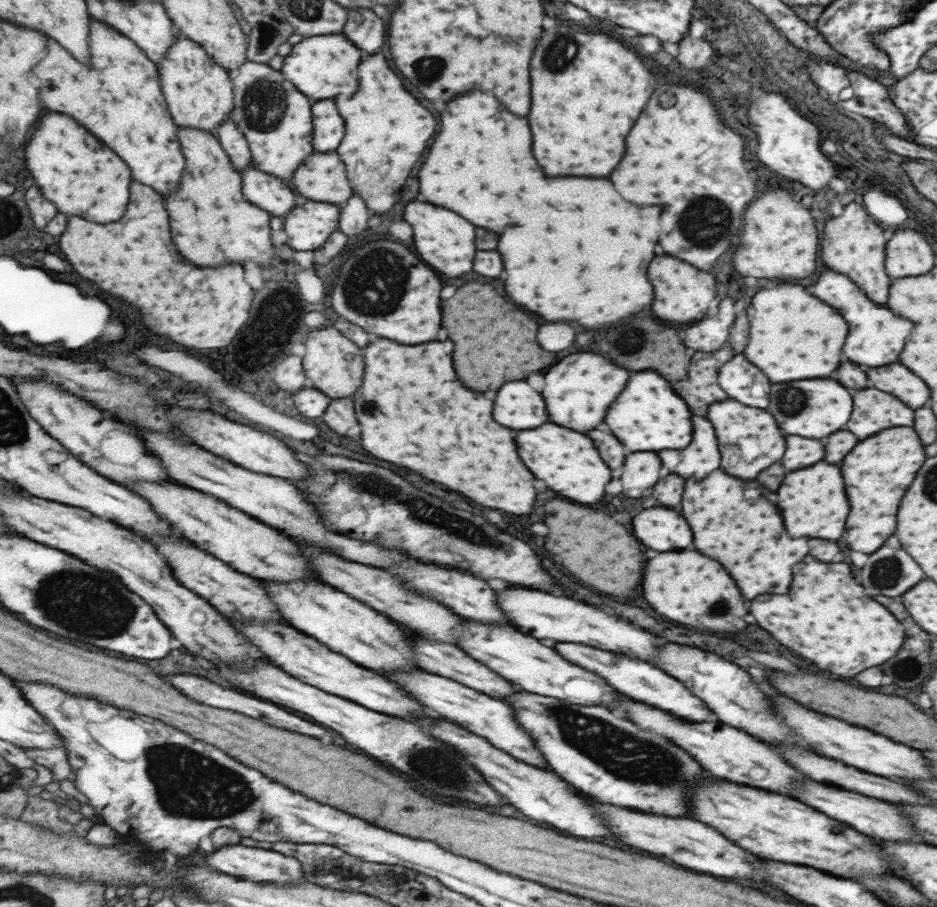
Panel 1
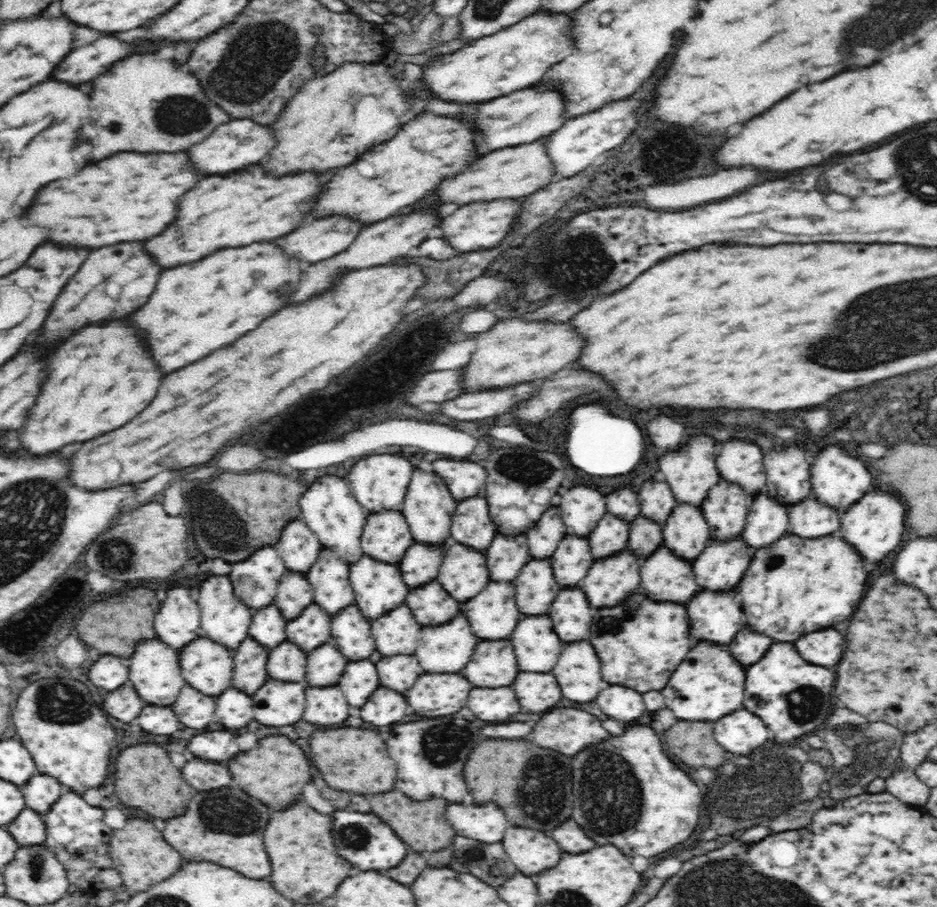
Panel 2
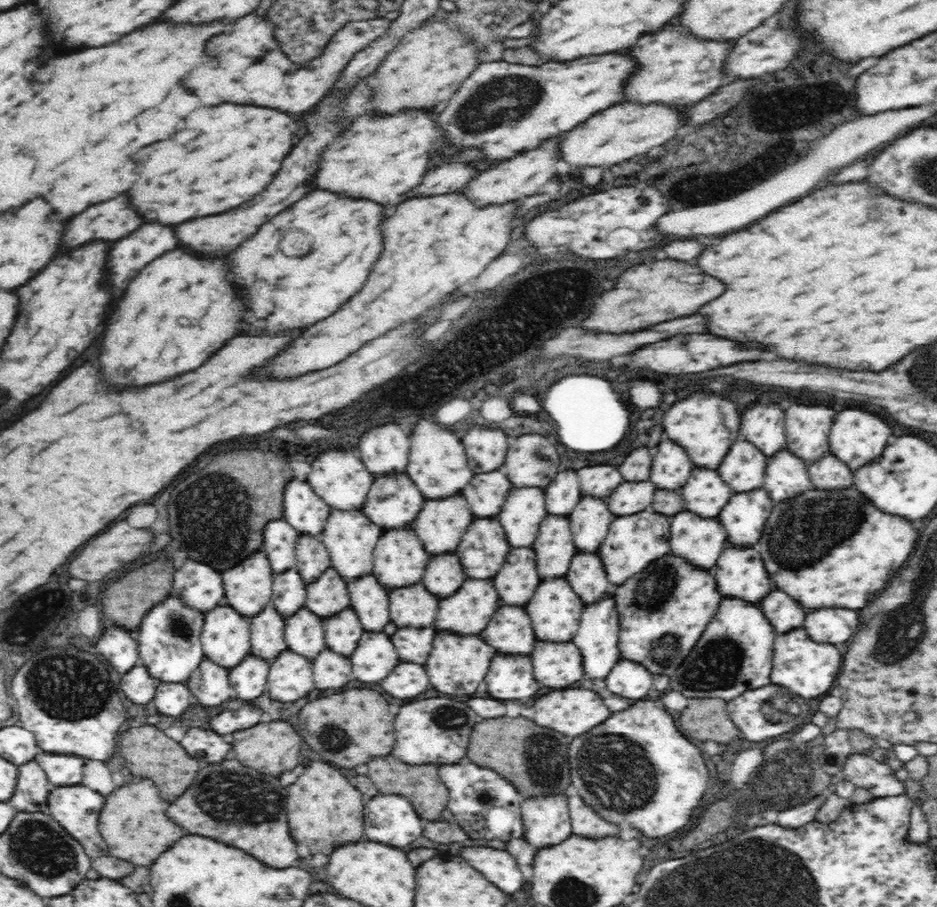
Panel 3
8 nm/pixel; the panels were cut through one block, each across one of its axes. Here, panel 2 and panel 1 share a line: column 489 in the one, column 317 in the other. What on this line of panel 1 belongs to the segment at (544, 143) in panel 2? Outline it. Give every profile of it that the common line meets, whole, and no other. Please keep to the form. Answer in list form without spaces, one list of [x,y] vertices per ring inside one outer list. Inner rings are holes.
[[[337,152],[313,154],[311,160],[307,160],[307,164],[299,168],[293,182],[303,196],[317,202],[345,206],[345,202],[353,196],[345,162]]]

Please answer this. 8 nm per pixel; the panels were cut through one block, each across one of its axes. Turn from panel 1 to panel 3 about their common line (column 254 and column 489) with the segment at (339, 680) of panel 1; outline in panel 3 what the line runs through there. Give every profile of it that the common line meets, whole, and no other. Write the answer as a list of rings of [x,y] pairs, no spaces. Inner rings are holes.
[[[500,606],[484,628],[484,640],[498,652],[532,652],[536,636],[526,608]]]

